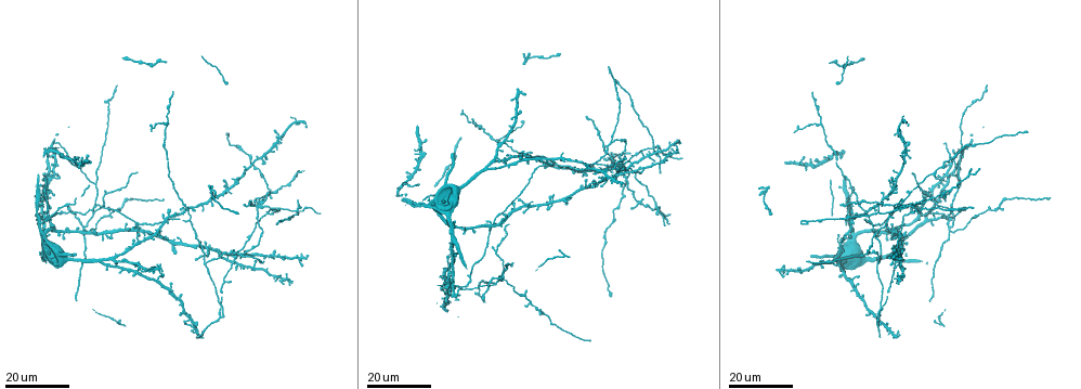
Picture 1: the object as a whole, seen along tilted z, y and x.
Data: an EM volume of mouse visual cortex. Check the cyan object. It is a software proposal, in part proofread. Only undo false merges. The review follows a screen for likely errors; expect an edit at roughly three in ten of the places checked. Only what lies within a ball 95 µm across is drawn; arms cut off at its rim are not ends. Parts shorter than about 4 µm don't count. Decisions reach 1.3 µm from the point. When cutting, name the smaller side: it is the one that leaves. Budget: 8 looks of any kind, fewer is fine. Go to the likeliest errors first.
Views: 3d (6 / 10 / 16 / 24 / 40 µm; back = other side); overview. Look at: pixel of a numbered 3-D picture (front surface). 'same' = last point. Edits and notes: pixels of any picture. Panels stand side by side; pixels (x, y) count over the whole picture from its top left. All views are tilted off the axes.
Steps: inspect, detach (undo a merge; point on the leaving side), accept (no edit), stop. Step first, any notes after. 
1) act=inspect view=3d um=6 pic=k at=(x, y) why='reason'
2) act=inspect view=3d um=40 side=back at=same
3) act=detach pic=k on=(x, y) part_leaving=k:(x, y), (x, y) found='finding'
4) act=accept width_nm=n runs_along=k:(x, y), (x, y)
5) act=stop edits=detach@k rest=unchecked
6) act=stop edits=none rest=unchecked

act=inspect view=3d um=16 pic=1 at=(612, 143) why='two arms in line, one across'

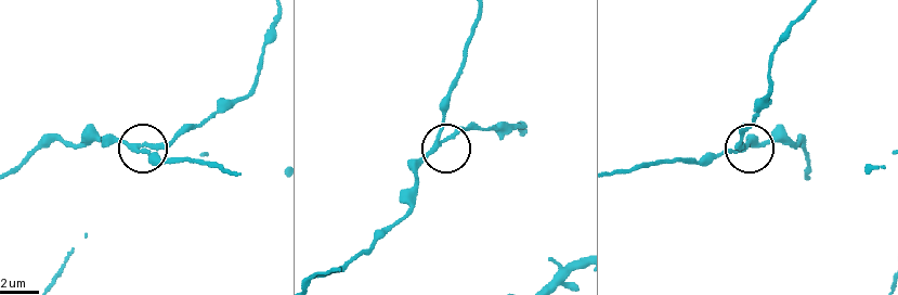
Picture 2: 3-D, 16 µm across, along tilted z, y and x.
act=inspect view=3d um=6 pic=2 at=(447, 137)

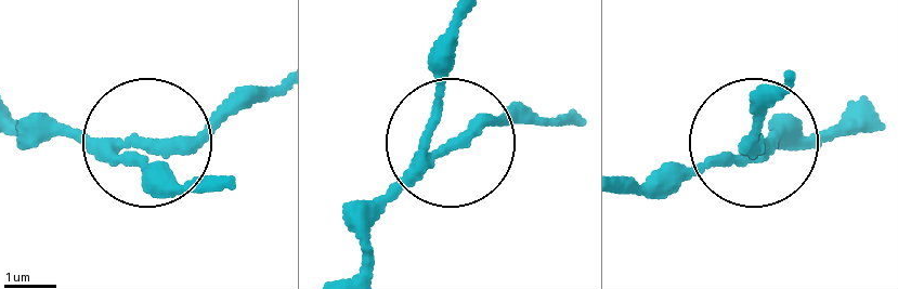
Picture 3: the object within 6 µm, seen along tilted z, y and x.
act=accept runs_along=3:(837, 138), (770, 136), (632, 187) found='continuous, no second neuron'

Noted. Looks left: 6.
act=inspect view=3d um=16 pic=1 at=(95, 211) why='three-way junction'

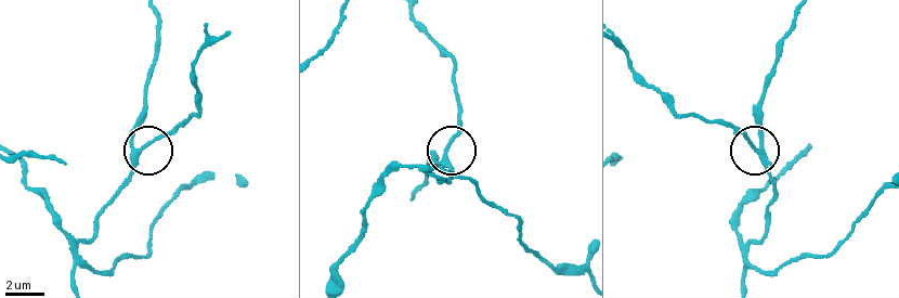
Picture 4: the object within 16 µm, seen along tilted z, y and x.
act=inspect view=3d um=6 pic=4 at=(762, 155)

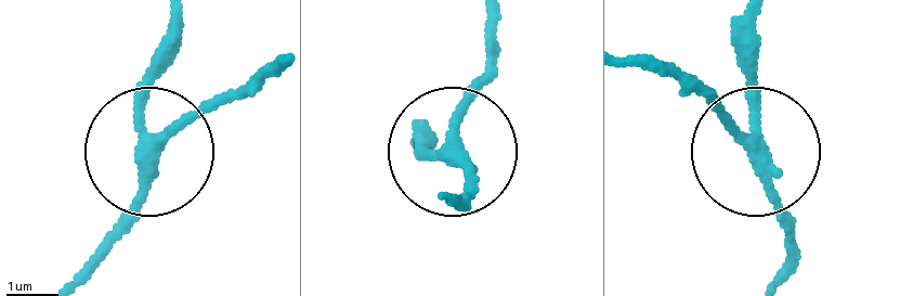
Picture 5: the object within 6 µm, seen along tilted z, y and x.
act=accept side_arm_um=27 runs_along=5:(758, 21), (755, 146), (722, 125), (698, 76) found='one neuron here'

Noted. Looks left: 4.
act=inspect view=3d um=24 pic=1 at=(235, 258)

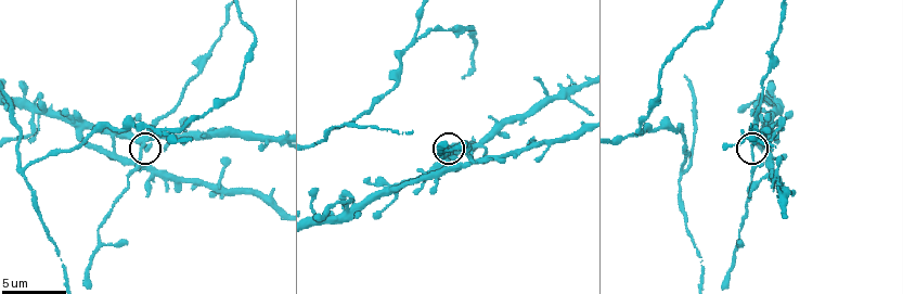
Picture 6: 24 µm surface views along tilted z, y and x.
act=inspect view=3d um=6 pic=6 at=(752, 147)

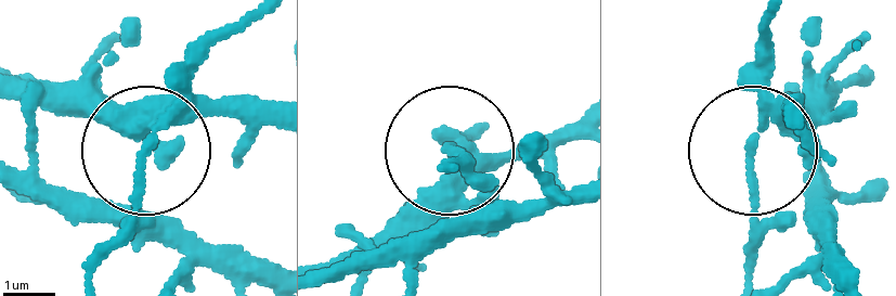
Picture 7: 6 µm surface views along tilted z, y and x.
act=accept width_nm=240 runs_along=7:(24, 80), (59, 84), (147, 136), (139, 196), (189, 257) found='one neuron here'

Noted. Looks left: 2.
act=inspect view=3d um=24 pic=1 at=(820, 125) why='arms part here'

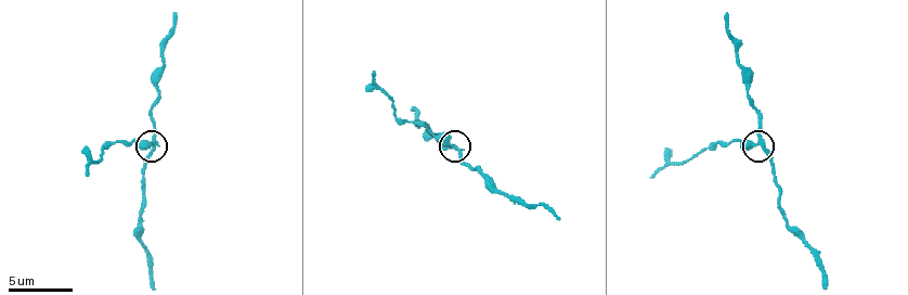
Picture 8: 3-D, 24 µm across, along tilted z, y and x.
act=inspect view=3d um=6 pic=8 at=(452, 145)

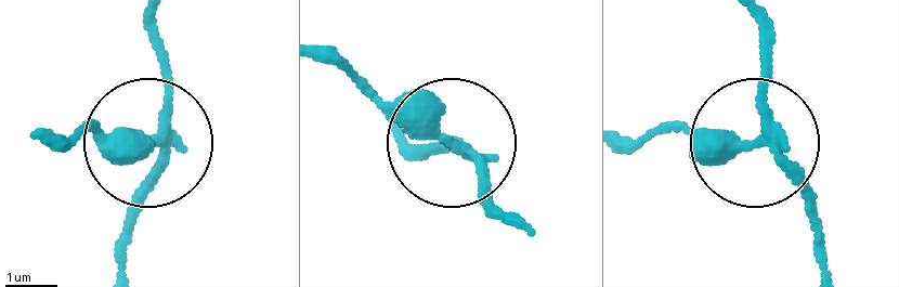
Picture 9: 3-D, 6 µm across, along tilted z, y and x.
act=detach pic=9 on=(416, 93) side_arm_um=12 arms=3 found='a second neuron is stuck on'

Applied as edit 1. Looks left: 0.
act=stop edits=detach@9 rest=unchecked

